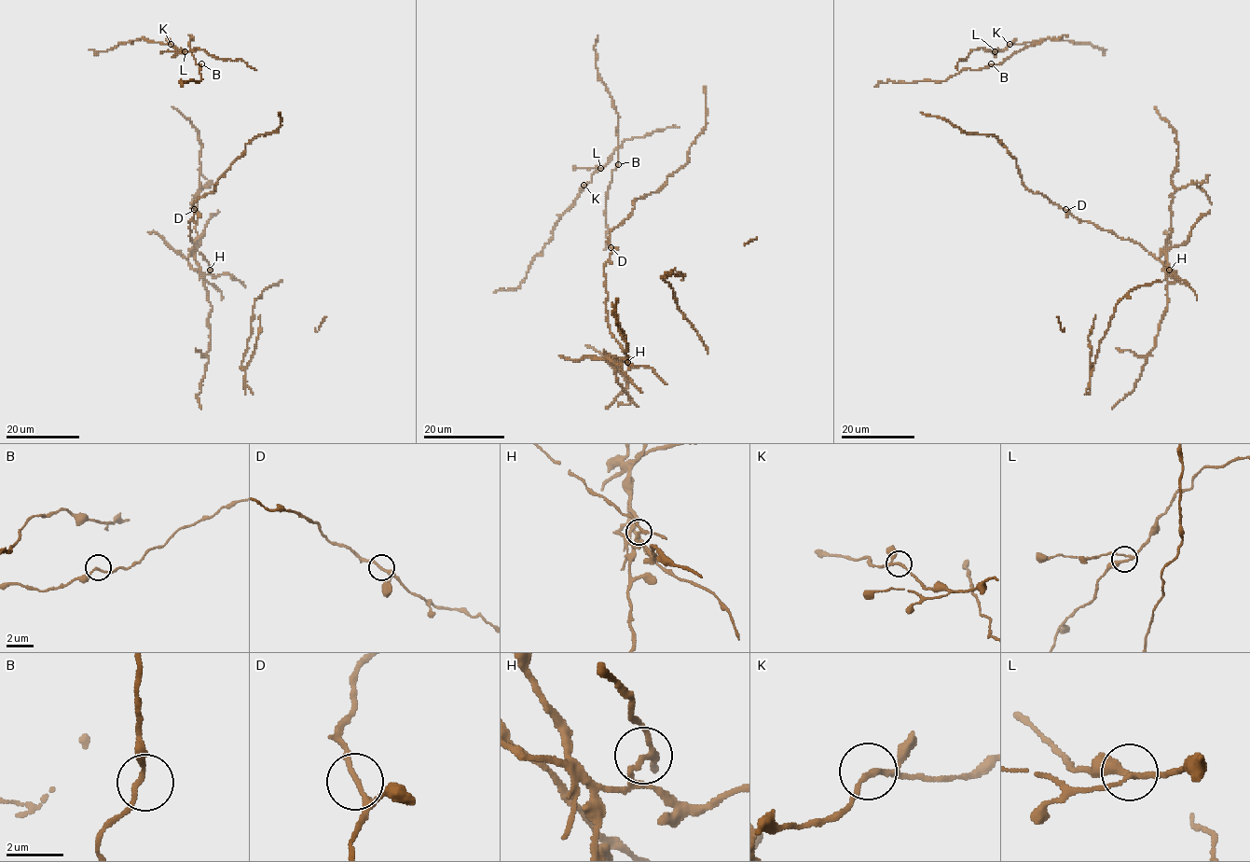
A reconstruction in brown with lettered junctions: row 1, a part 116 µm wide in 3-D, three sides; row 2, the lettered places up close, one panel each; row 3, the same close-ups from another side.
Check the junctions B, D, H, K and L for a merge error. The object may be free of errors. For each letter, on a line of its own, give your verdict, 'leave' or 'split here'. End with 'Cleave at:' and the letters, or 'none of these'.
B: leave
D: leave
H: split here
K: leave
L: leave
Cleave at: H

